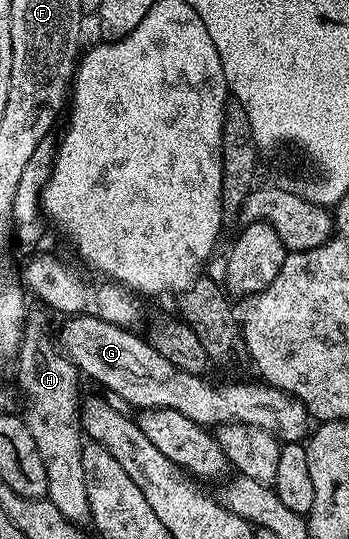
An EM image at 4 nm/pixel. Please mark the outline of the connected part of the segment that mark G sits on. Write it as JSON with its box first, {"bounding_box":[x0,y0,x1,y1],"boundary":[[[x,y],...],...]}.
{"bounding_box":[57,315,309,442],"boundary":[[[77,315],[62,320],[63,328],[57,331],[57,343],[71,364],[84,376],[100,383],[119,399],[132,403],[136,409],[175,409],[200,423],[206,429],[215,429],[224,423],[244,423],[265,429],[282,442],[302,442],[309,433],[307,408],[295,396],[275,387],[268,387],[262,381],[255,383],[233,383],[225,387],[214,387],[205,381],[203,375],[183,372],[161,357],[134,330],[109,325],[97,317]]]}

